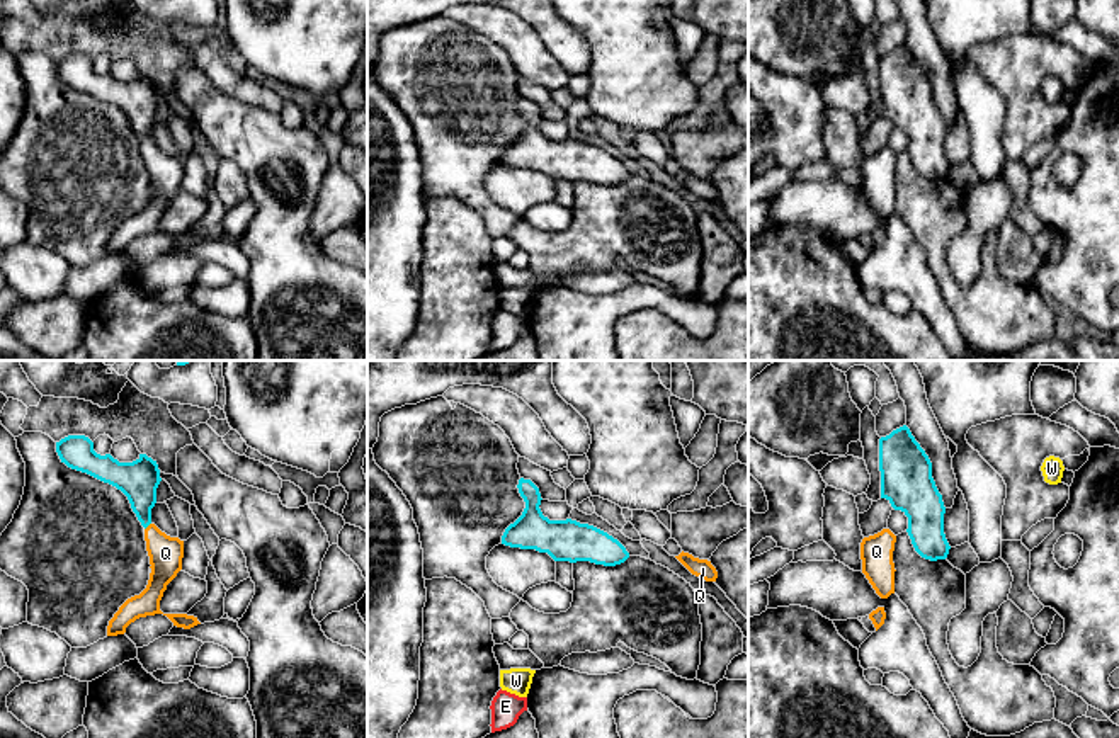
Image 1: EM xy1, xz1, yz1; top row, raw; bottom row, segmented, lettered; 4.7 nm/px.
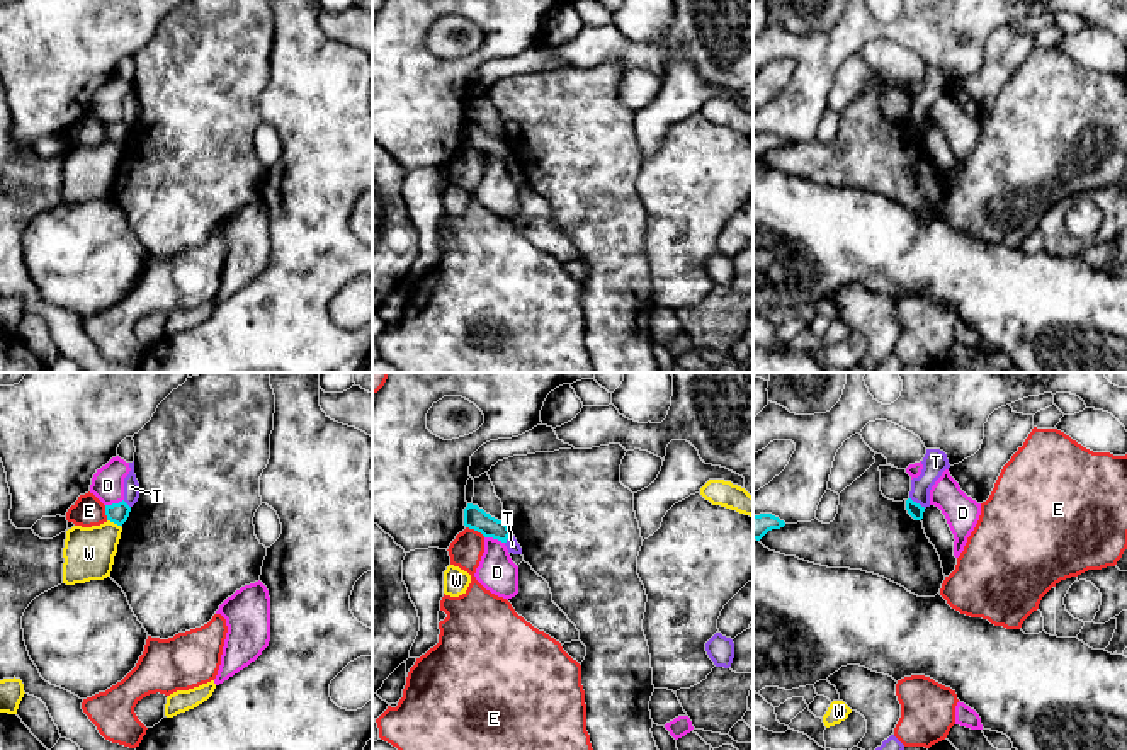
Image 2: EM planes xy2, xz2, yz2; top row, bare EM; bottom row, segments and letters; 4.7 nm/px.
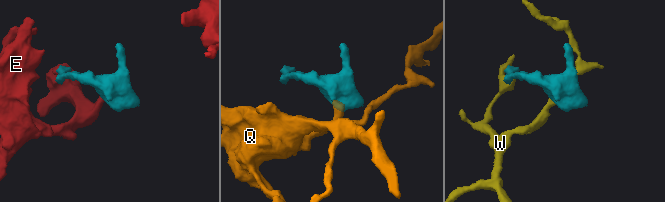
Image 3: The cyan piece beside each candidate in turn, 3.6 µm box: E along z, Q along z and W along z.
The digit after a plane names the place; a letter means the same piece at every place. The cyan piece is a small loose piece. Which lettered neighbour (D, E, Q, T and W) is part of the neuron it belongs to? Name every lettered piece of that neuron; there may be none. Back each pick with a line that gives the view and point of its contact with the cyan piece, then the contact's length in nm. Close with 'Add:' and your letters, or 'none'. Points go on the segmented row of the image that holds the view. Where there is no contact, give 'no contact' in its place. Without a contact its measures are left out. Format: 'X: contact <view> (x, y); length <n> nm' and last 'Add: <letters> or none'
Q: contact xy1 (148, 524); length 50 nm
Add: Q

